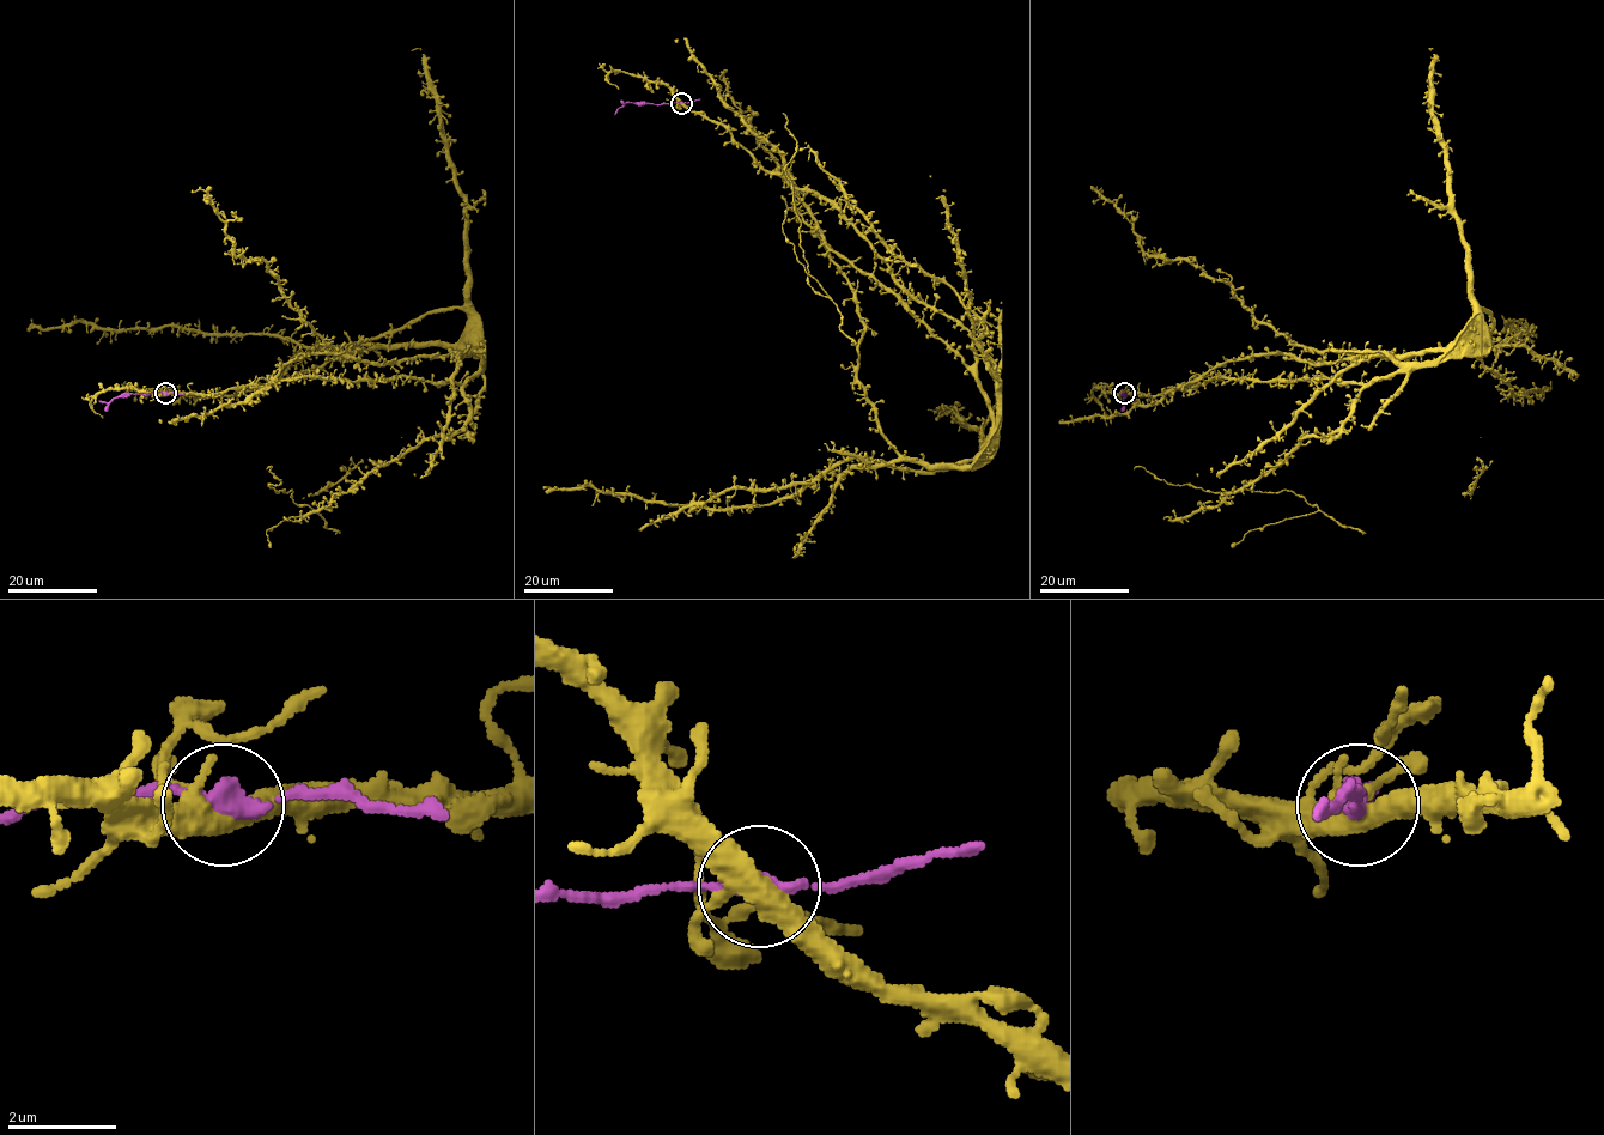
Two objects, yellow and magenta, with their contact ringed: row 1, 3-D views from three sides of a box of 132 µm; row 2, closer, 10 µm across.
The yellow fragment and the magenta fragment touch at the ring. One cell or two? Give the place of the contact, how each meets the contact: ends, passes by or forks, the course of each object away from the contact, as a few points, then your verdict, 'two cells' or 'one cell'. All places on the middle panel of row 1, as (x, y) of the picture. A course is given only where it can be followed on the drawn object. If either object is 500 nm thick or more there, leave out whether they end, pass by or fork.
place (681, 103); yellow forks; magenta passes by; course yellow (680, 102), (720, 122), (765, 169), (791, 181), (821, 240), (878, 279), (961, 358), (990, 413), (989, 441); course magenta (681, 102), (626, 102), (614, 115); one cell

